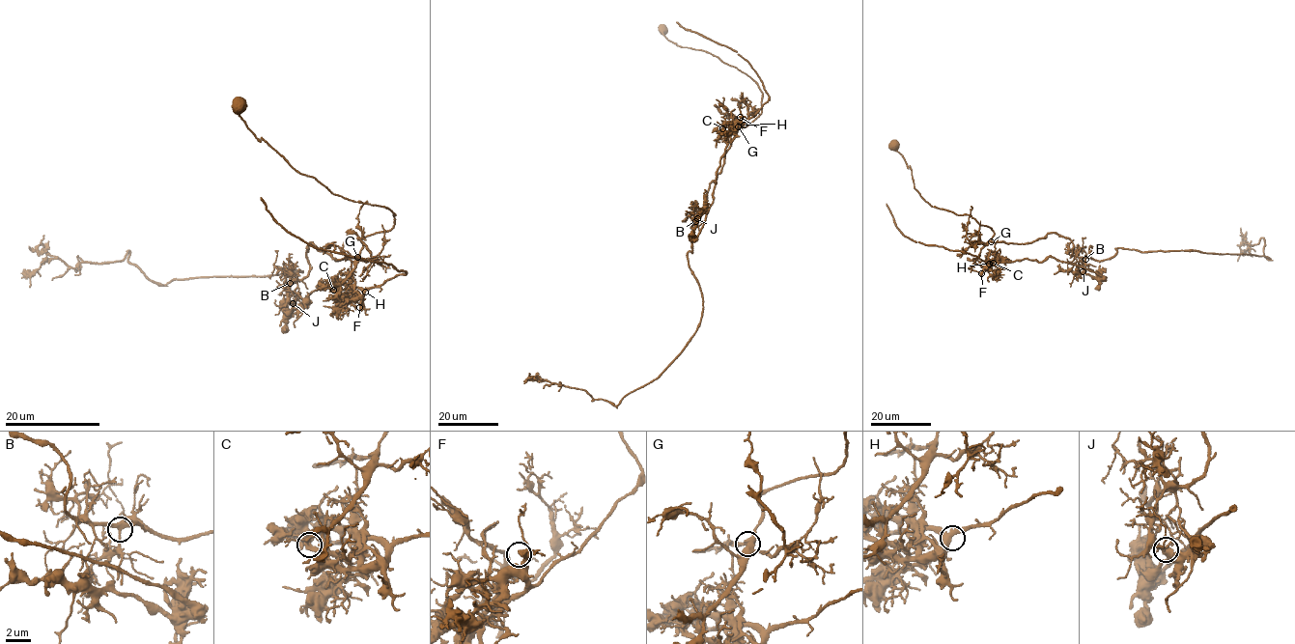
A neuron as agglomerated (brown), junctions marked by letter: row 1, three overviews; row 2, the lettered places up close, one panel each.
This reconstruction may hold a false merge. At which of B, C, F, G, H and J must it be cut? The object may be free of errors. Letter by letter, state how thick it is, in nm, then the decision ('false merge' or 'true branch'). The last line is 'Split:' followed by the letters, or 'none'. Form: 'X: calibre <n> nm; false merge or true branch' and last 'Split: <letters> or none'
B: calibre 340 nm; true branch
C: calibre 320 nm; true branch
F: calibre 400 nm; true branch
G: calibre 340 nm; true branch
H: calibre 360 nm; true branch
J: calibre 340 nm; false merge
Split: J

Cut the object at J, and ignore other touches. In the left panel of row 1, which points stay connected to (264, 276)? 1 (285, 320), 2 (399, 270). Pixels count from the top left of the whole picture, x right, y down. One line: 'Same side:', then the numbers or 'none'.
Same side: none

